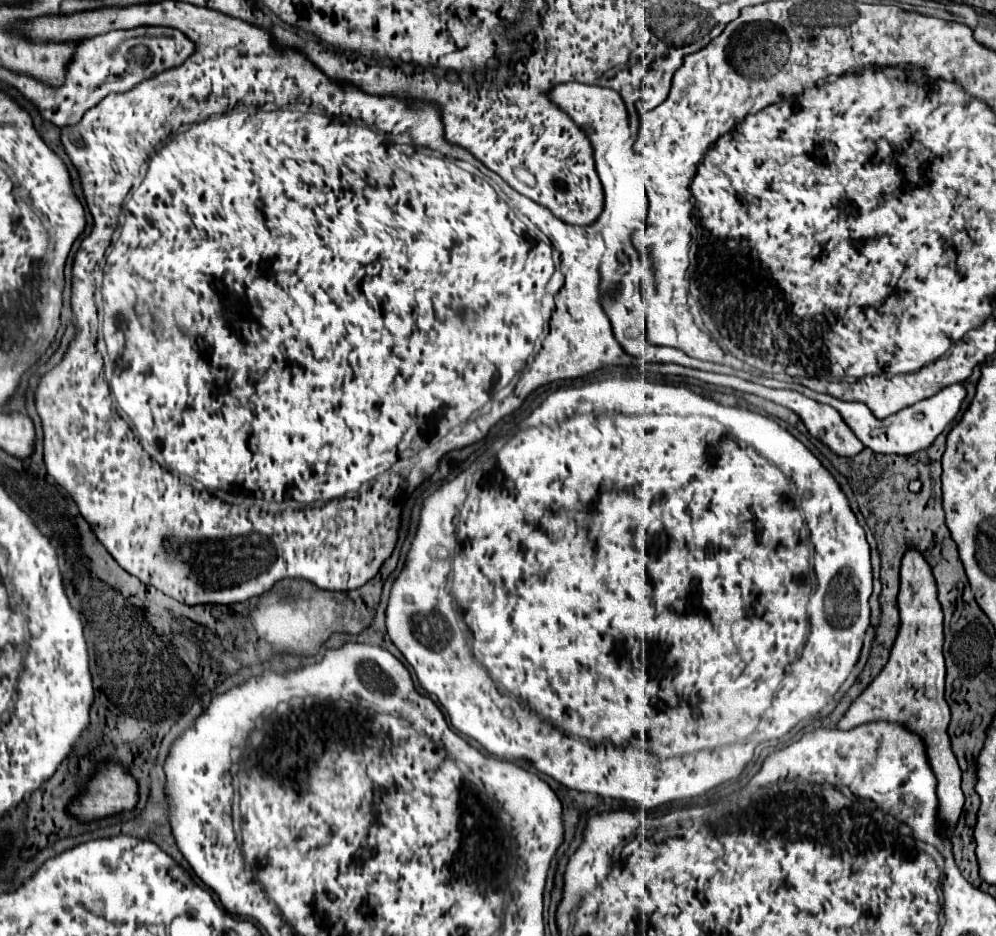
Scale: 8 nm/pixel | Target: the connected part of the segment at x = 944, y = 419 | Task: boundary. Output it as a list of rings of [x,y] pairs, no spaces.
[[[788,383],[788,389],[792,391],[798,391],[814,401],[820,401],[824,405],[832,405],[834,409],[838,409],[840,417],[844,419],[844,423],[854,431],[854,435],[872,451],[876,453],[896,453],[896,455],[912,455],[920,449],[926,449],[934,443],[934,439],[946,429],[948,423],[954,421],[954,417],[958,415],[960,411],[960,403],[962,399],[966,397],[966,389],[964,385],[950,385],[950,387],[944,387],[940,393],[936,393],[934,397],[928,397],[924,401],[918,401],[916,405],[908,407],[908,409],[902,409],[898,411],[896,415],[892,417],[886,417],[886,419],[876,419],[872,415],[872,411],[866,407],[866,405],[860,405],[860,403],[846,403],[846,401],[840,401],[840,399],[834,399],[830,395],[822,395],[822,393],[816,393],[808,387],[802,387],[802,385],[796,385],[796,383]]]

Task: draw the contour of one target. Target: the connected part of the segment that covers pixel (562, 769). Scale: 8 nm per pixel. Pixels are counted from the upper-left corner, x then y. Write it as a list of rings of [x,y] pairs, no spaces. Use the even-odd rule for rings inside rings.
[[[640,376],[614,377],[550,392],[548,399],[530,417],[522,420],[516,435],[512,435],[498,451],[492,447],[482,455],[478,467],[480,469],[474,471],[474,475],[472,469],[461,472],[424,501],[406,567],[390,593],[386,627],[390,639],[412,665],[426,693],[438,697],[454,729],[476,739],[475,743],[479,745],[473,746],[483,755],[508,761],[530,761],[540,773],[550,775],[568,789],[622,799],[650,811],[676,799],[702,795],[720,783],[736,779],[752,759],[754,747],[762,743],[754,741],[755,737],[764,741],[784,737],[794,725],[818,713],[854,669],[864,633],[870,625],[870,547],[864,529],[858,525],[836,479],[798,439],[772,419],[740,407],[724,407],[692,393],[683,385],[656,383]],[[468,481],[472,481],[472,485],[464,499],[464,485],[468,485]],[[622,745],[638,745],[642,749],[614,749]]]

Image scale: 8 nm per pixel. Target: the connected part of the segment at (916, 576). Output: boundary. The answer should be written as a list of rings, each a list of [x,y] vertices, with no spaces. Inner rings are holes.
[[[910,549],[902,559],[902,573],[900,573],[900,631],[892,647],[890,661],[882,669],[882,673],[862,691],[862,695],[850,705],[848,713],[838,723],[840,729],[852,729],[862,723],[870,721],[896,721],[912,731],[916,731],[928,751],[928,761],[932,771],[938,779],[938,801],[940,801],[940,817],[944,823],[948,821],[950,827],[956,825],[964,795],[960,789],[960,767],[950,749],[948,737],[948,723],[950,723],[950,709],[944,699],[944,657],[942,657],[942,607],[938,603],[936,583],[930,565],[924,557]],[[910,705],[910,715],[908,715]]]

